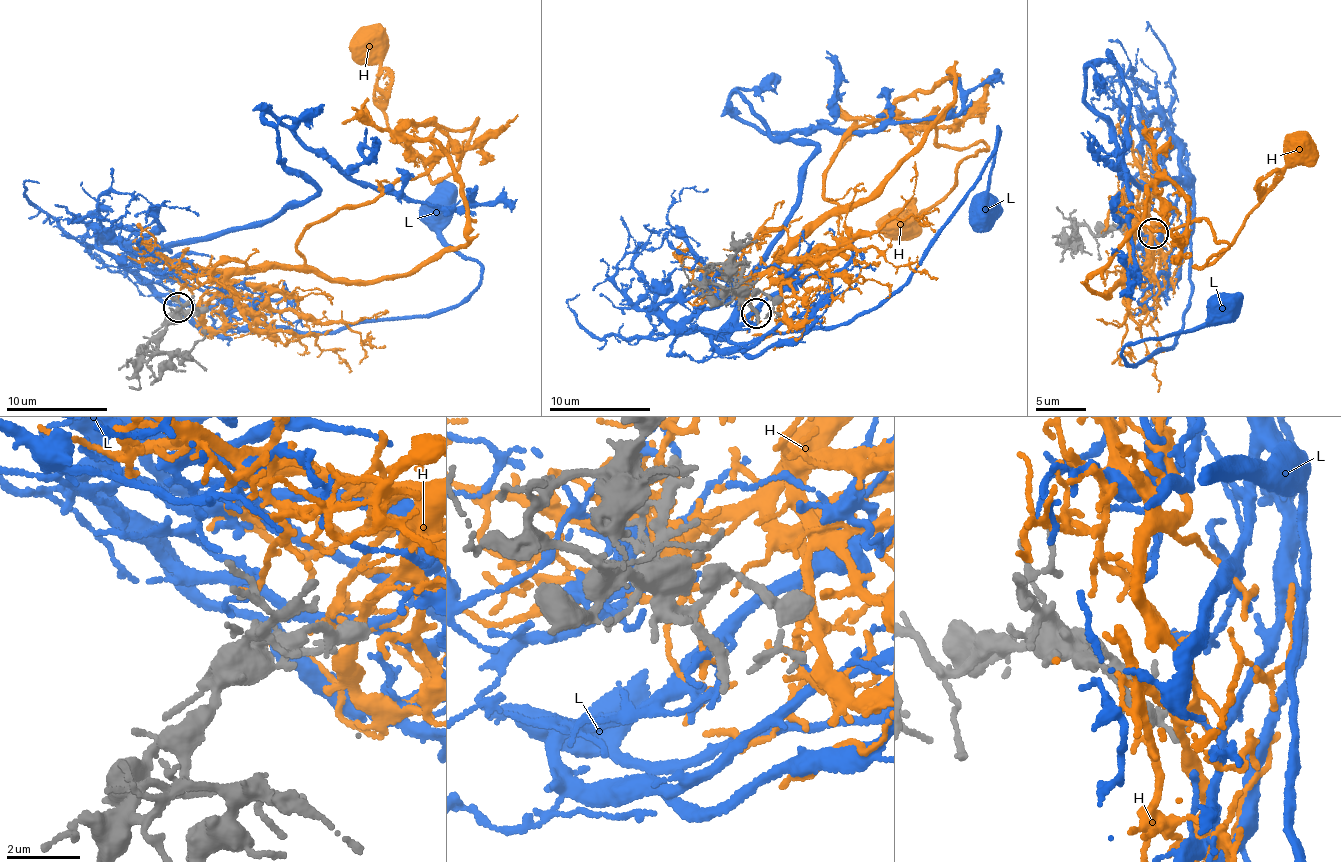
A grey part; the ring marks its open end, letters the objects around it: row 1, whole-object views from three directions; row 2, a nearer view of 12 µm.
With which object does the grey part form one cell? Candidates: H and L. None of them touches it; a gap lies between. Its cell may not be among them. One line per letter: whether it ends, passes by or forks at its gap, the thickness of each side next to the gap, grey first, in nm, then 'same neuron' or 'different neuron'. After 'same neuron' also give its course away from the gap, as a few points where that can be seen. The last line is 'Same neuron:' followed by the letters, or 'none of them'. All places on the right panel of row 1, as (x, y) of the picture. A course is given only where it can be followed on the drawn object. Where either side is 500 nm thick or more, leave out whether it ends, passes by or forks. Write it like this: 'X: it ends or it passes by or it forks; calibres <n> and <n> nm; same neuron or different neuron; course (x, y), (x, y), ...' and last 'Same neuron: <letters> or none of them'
H: it ends; calibres 180 and 200 nm; different neuron
L: it ends; calibres 180 and 220 nm; different neuron
Same neuron: none of them

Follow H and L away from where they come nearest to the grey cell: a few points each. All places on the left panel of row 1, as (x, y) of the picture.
H: (174, 300), (236, 257), (304, 262), (303, 228), (475, 119), (455, 171), (393, 132), (370, 44)
L: (175, 301), (138, 253), (270, 325), (324, 334), (419, 318), (462, 302), (481, 275), (439, 229), (440, 208)

